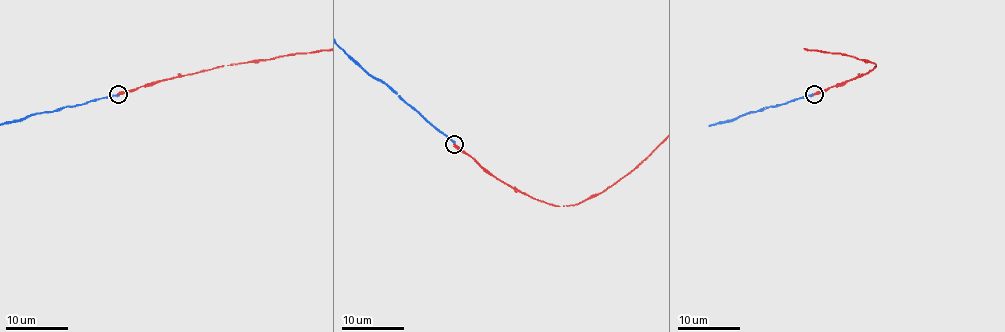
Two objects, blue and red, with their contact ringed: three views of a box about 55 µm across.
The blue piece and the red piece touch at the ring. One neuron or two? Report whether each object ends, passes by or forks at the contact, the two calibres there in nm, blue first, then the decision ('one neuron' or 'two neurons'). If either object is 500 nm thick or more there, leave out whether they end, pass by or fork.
blue ends | red ends | 240/360 nm | two neurons

